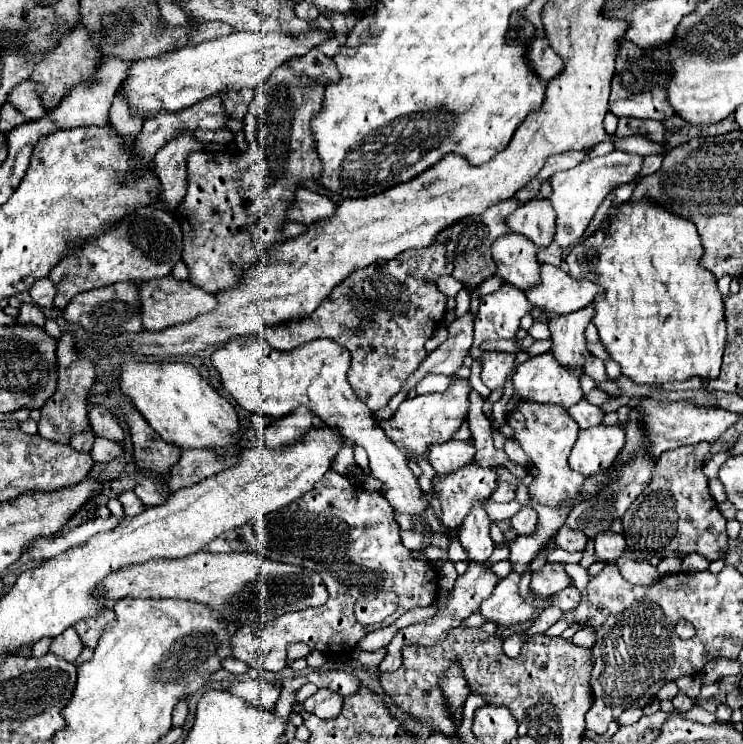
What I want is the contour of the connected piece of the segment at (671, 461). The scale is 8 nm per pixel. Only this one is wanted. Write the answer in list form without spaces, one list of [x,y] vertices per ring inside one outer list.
[[[701,442],[669,450],[657,460],[653,482],[643,490],[643,494],[629,506],[623,516],[623,536],[633,558],[683,558],[691,552],[697,552],[713,562],[727,552],[725,518],[711,498],[709,480],[703,474],[707,454],[709,444]]]

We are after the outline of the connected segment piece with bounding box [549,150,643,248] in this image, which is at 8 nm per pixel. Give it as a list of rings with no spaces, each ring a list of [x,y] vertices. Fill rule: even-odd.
[[[613,150],[607,156],[597,156],[597,158],[589,158],[583,160],[579,166],[571,168],[571,170],[563,170],[563,172],[555,172],[551,176],[551,186],[553,186],[553,194],[551,194],[551,204],[557,212],[557,232],[555,232],[555,242],[561,248],[567,248],[569,244],[577,242],[585,228],[589,226],[591,218],[595,216],[597,206],[607,198],[607,194],[621,186],[627,184],[631,180],[637,178],[637,174],[641,172],[643,166],[643,156],[637,154],[627,154],[621,150]]]

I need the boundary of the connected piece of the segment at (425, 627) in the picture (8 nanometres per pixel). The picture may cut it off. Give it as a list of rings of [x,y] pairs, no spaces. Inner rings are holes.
[[[471,562],[469,568],[467,568],[467,572],[455,580],[455,586],[449,592],[449,600],[445,602],[445,606],[439,608],[433,618],[427,618],[427,620],[423,620],[419,624],[411,624],[411,626],[403,628],[403,630],[399,630],[395,634],[395,638],[389,642],[387,656],[379,664],[379,672],[395,672],[401,666],[403,646],[435,646],[435,644],[443,642],[443,638],[447,638],[447,634],[449,634],[451,628],[461,626],[473,612],[479,610],[483,598],[487,598],[491,594],[491,590],[495,588],[495,584],[497,584],[497,576],[491,572],[491,568],[487,568],[487,564],[481,566],[481,564]]]

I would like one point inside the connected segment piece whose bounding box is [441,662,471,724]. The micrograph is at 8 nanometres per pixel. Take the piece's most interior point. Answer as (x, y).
(454, 686)

